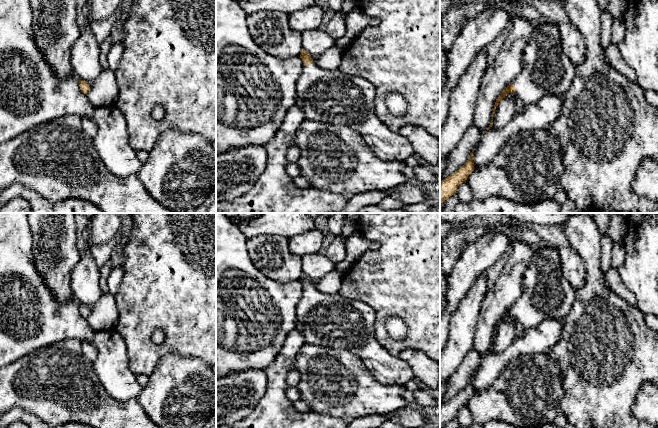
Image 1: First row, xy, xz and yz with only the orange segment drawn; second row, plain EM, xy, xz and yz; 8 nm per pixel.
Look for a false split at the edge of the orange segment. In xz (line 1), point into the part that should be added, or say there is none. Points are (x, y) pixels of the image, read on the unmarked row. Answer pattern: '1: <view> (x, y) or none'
1: xz (329, 320)

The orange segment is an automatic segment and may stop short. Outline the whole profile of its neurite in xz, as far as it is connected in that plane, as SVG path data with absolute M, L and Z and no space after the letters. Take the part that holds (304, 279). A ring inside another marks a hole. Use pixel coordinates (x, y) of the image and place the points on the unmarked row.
M304 273L300 282L304 291L296 306L296 328L303 333L306 343L354 353L361 358L375 379L384 385L404 386L416 378L408 364L391 355L376 341L376 312L371 306L358 300L346 299L339 294L323 293Z

